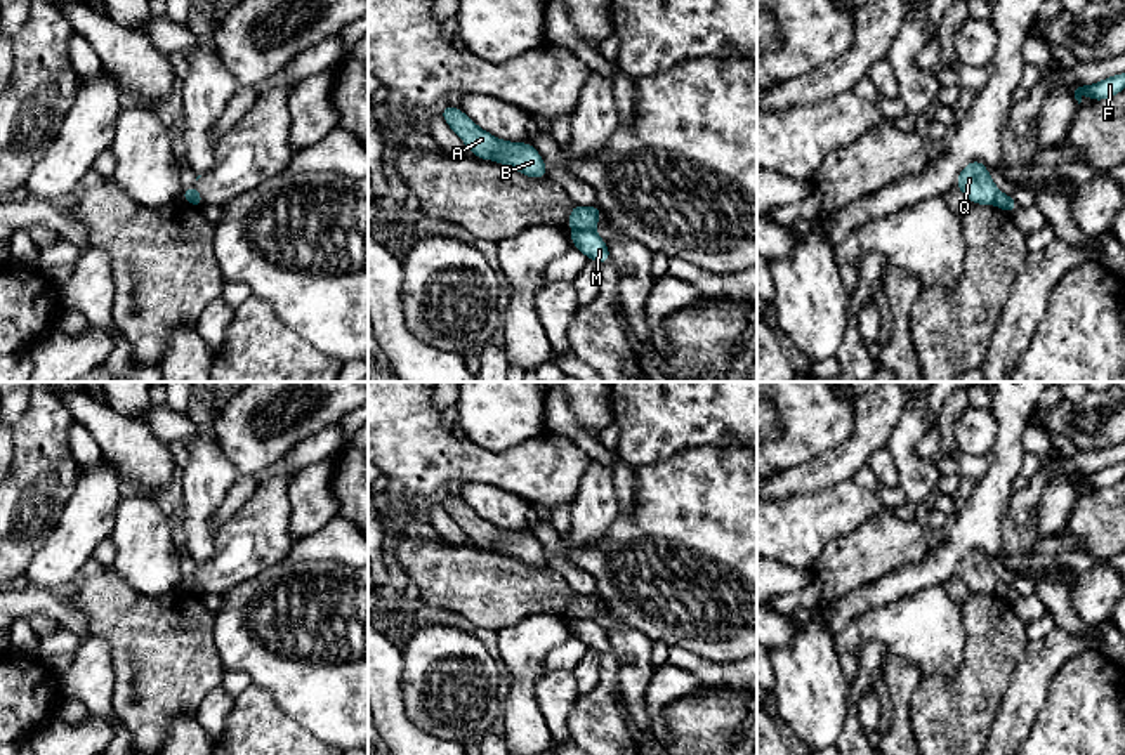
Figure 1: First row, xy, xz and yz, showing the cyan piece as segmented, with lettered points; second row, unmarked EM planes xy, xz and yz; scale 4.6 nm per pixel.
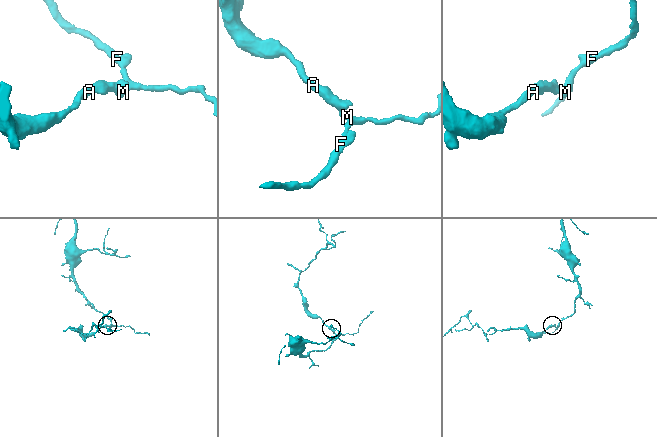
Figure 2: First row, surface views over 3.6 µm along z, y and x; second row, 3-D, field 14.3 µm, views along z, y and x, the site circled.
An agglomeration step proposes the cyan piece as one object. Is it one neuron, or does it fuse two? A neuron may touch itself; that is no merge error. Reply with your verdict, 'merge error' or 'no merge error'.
merge error

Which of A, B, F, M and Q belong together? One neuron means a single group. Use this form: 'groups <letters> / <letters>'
groups A B Q / F M

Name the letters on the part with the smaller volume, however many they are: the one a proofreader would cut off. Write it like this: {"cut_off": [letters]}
{"cut_off": ["A", "B", "Q"]}

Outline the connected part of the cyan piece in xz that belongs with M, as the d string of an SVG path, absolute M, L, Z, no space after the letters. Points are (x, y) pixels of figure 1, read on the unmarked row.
M573 620L569 627L571 634L575 634L587 647L592 647L597 653L611 653L606 628L597 625L594 620Z

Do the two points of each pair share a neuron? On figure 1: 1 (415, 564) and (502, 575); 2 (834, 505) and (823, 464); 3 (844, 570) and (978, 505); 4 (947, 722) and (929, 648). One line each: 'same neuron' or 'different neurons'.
1: same neuron
2: different neurons
3: different neurons
4: different neurons

